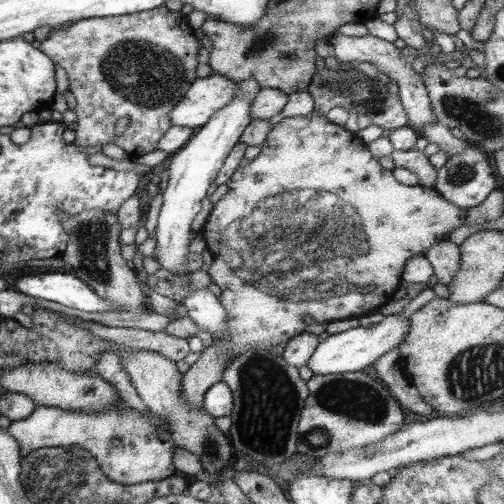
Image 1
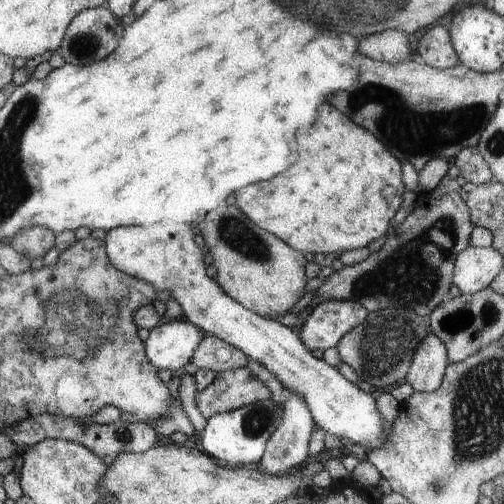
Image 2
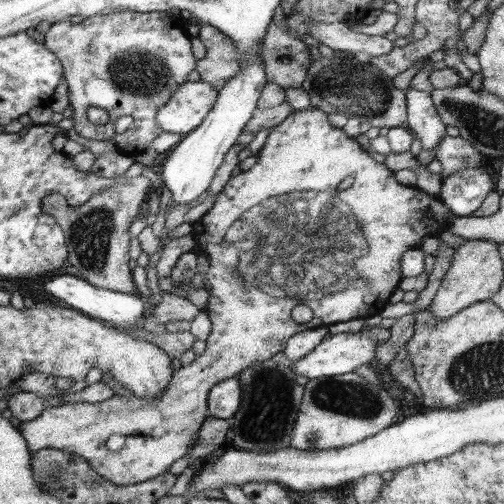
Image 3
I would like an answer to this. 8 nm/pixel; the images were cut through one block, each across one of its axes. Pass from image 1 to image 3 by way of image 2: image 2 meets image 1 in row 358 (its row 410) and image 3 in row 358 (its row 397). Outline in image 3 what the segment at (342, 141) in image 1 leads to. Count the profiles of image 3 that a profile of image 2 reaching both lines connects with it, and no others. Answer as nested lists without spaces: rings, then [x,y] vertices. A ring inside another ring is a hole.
[[[305,108],[301,112],[289,114],[287,120],[281,122],[281,126],[275,126],[269,130],[269,136],[265,140],[265,144],[261,146],[261,150],[257,152],[257,162],[247,170],[247,172],[239,172],[237,176],[229,178],[229,182],[225,184],[225,188],[215,196],[213,206],[201,216],[199,222],[191,224],[191,236],[199,248],[199,254],[203,254],[209,262],[209,270],[205,274],[205,280],[209,282],[207,290],[209,290],[209,300],[207,306],[203,308],[211,320],[211,332],[205,340],[205,352],[201,356],[195,356],[195,360],[187,366],[181,366],[175,374],[173,380],[169,382],[169,386],[155,396],[149,398],[137,398],[131,394],[117,394],[109,400],[103,402],[75,402],[75,404],[65,404],[65,406],[55,406],[55,408],[45,408],[43,414],[39,418],[35,418],[33,422],[21,424],[21,434],[27,440],[27,446],[31,452],[37,452],[41,448],[55,448],[55,450],[63,450],[67,454],[75,454],[81,460],[85,460],[89,464],[89,468],[93,468],[93,472],[97,472],[99,476],[103,476],[105,480],[117,484],[117,486],[133,486],[133,484],[141,484],[141,482],[149,482],[151,478],[161,478],[161,474],[167,474],[169,464],[179,462],[187,456],[187,450],[193,446],[195,438],[199,436],[201,424],[205,422],[205,416],[209,412],[209,392],[213,390],[213,386],[217,386],[219,382],[225,382],[227,378],[235,378],[239,376],[243,370],[267,362],[271,360],[271,356],[275,356],[277,352],[283,352],[287,346],[287,340],[293,338],[293,334],[301,334],[303,330],[313,330],[319,326],[331,326],[337,322],[347,322],[353,318],[369,318],[369,316],[377,316],[379,308],[383,308],[389,302],[389,296],[397,290],[397,284],[401,280],[401,270],[399,270],[399,258],[403,256],[405,250],[409,248],[417,248],[421,244],[421,240],[425,236],[435,236],[439,230],[443,230],[443,226],[447,224],[447,220],[451,216],[455,216],[439,198],[435,196],[427,196],[425,192],[421,192],[417,186],[401,186],[395,182],[393,172],[385,168],[385,164],[377,164],[359,144],[355,138],[347,138],[343,134],[343,130],[337,130],[333,126],[329,126],[327,116],[321,110],[315,108]],[[345,176],[355,176],[355,182],[345,188],[345,190],[337,190],[339,182]],[[111,434],[119,434],[125,438],[125,444],[121,450],[111,452],[105,448],[105,442]]]

